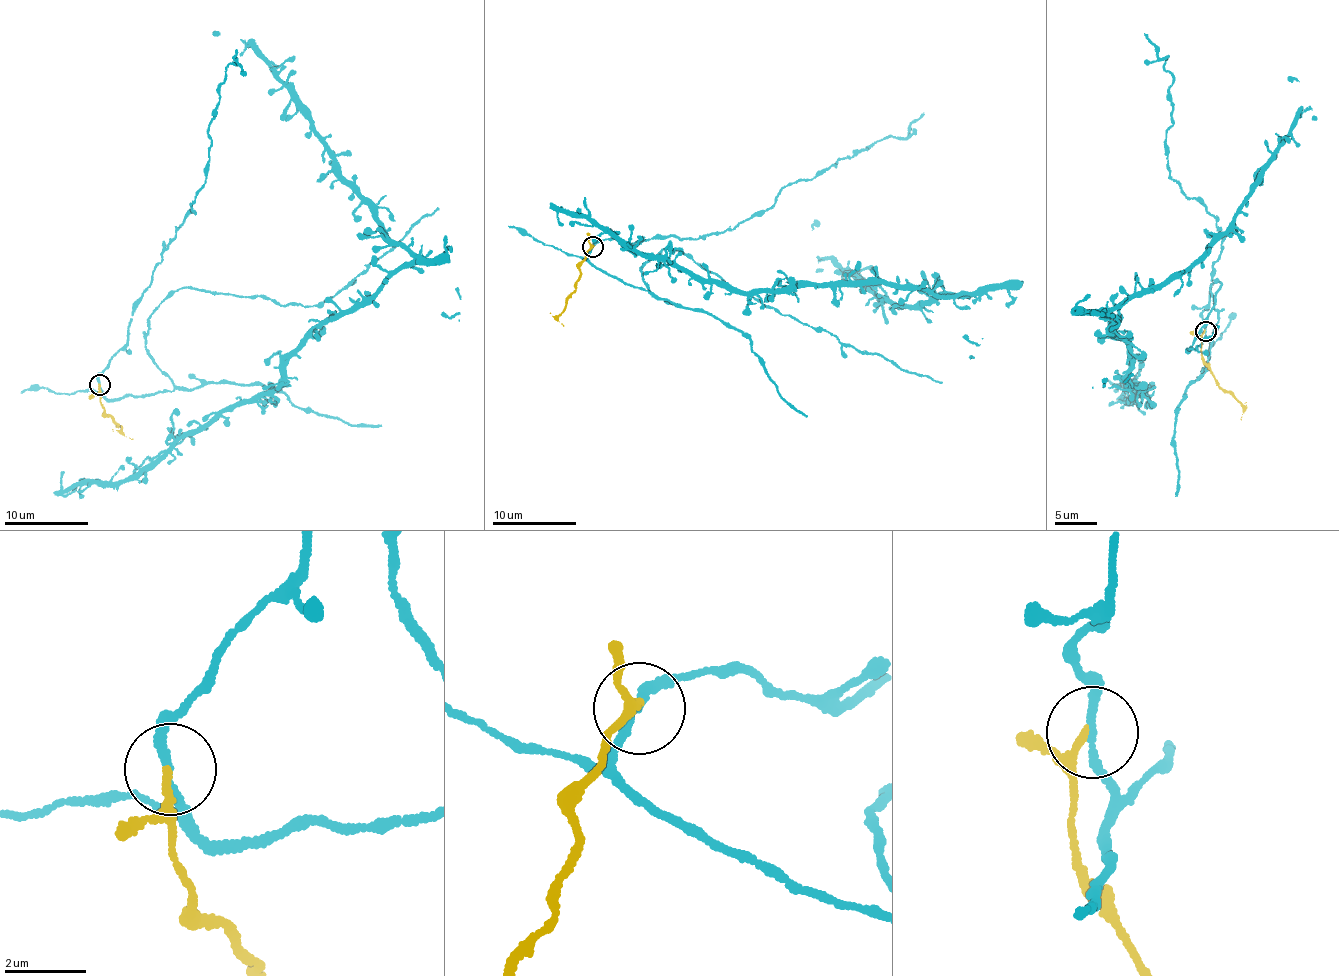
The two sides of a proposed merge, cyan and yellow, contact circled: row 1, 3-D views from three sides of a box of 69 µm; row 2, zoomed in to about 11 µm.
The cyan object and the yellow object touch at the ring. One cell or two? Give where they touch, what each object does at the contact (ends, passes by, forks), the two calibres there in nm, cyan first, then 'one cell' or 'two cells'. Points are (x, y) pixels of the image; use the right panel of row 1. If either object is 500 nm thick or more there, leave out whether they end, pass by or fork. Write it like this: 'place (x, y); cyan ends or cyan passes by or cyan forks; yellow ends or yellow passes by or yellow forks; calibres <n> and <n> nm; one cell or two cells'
place (1205, 331); cyan passes by; yellow ends; calibres 180 and 190 nm; two cells

